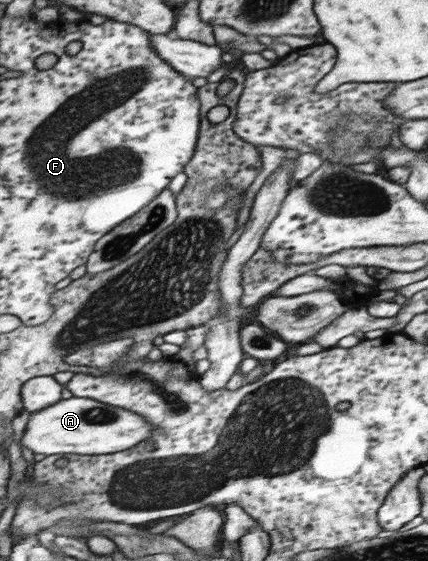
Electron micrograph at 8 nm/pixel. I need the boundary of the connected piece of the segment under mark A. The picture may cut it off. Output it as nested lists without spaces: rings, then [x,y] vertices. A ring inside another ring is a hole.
[[[71,397],[60,400],[53,406],[48,406],[30,414],[24,431],[24,446],[34,454],[45,456],[64,454],[105,455],[128,450],[148,439],[154,431],[154,426],[140,414],[111,406],[92,398]]]

